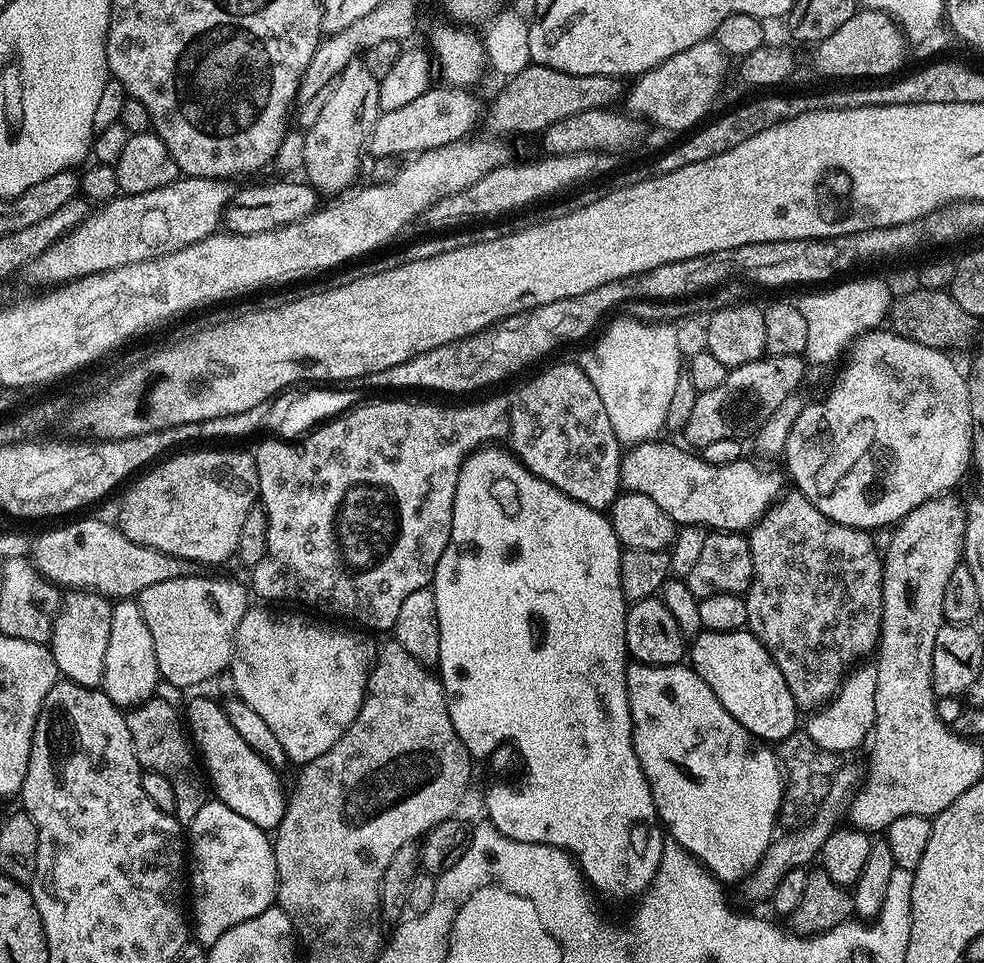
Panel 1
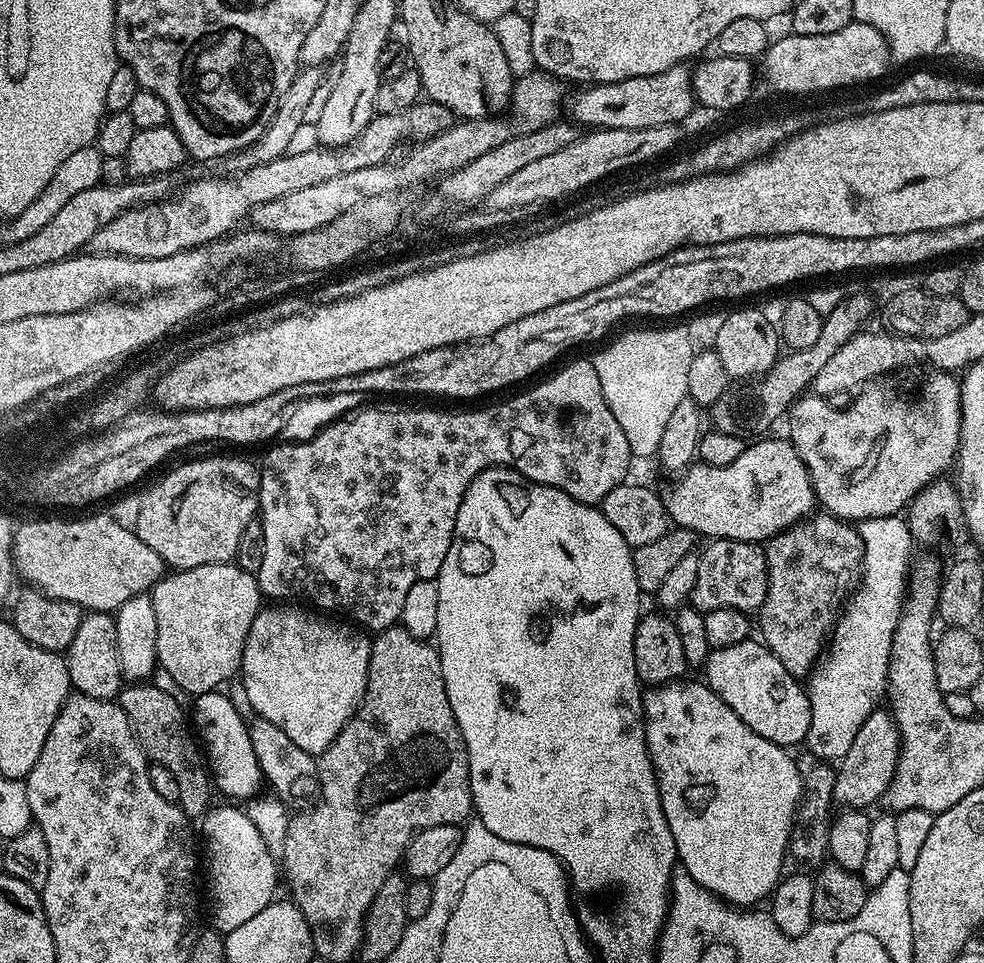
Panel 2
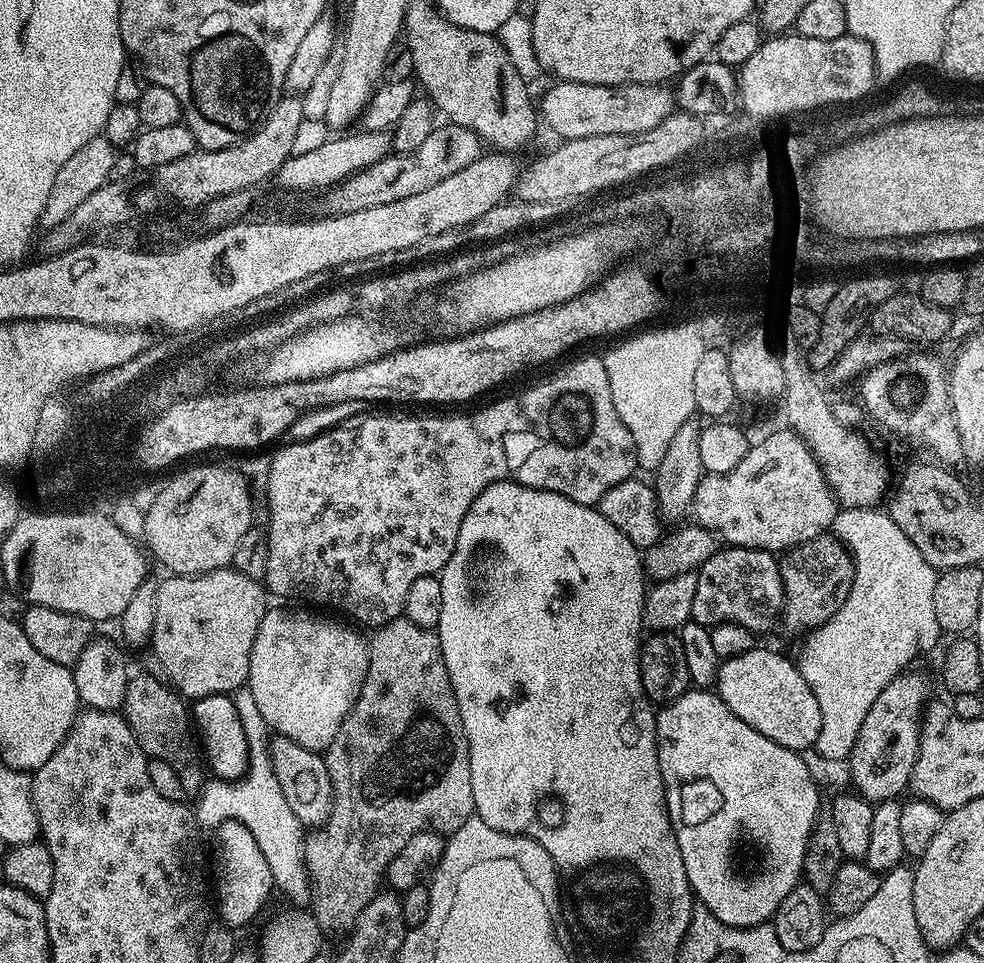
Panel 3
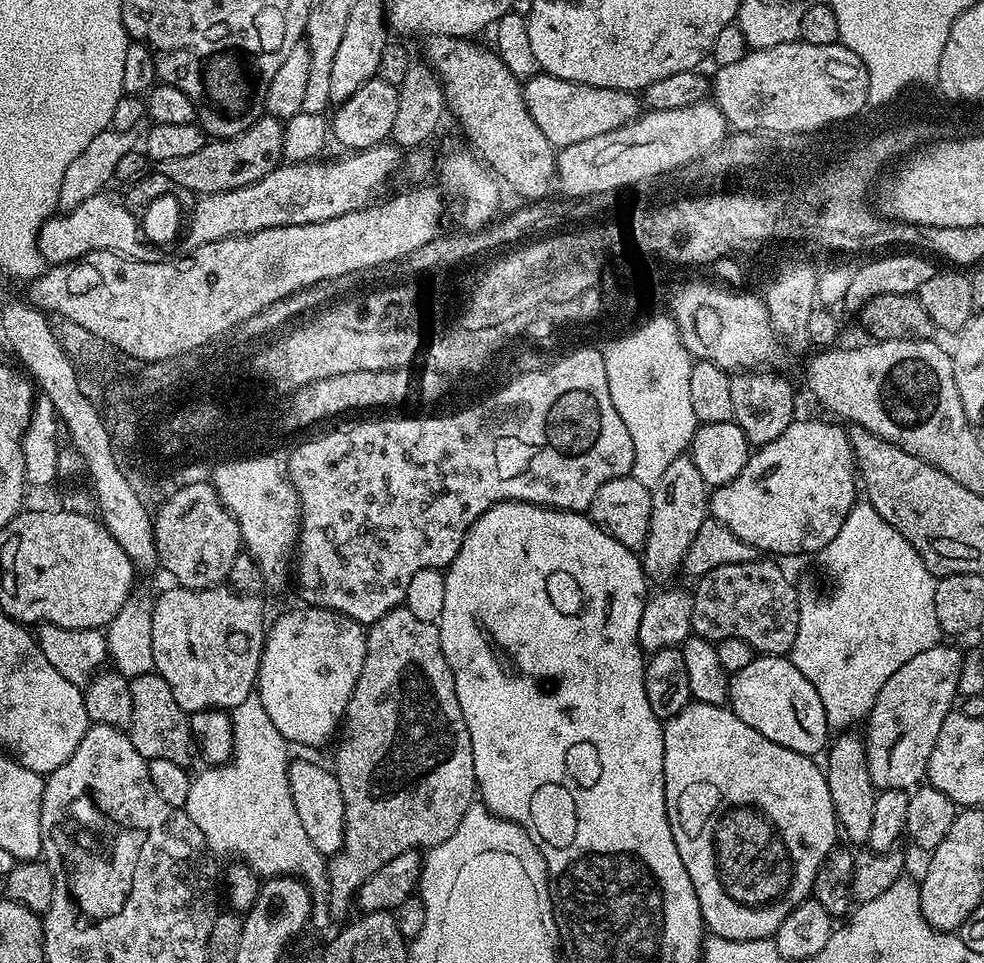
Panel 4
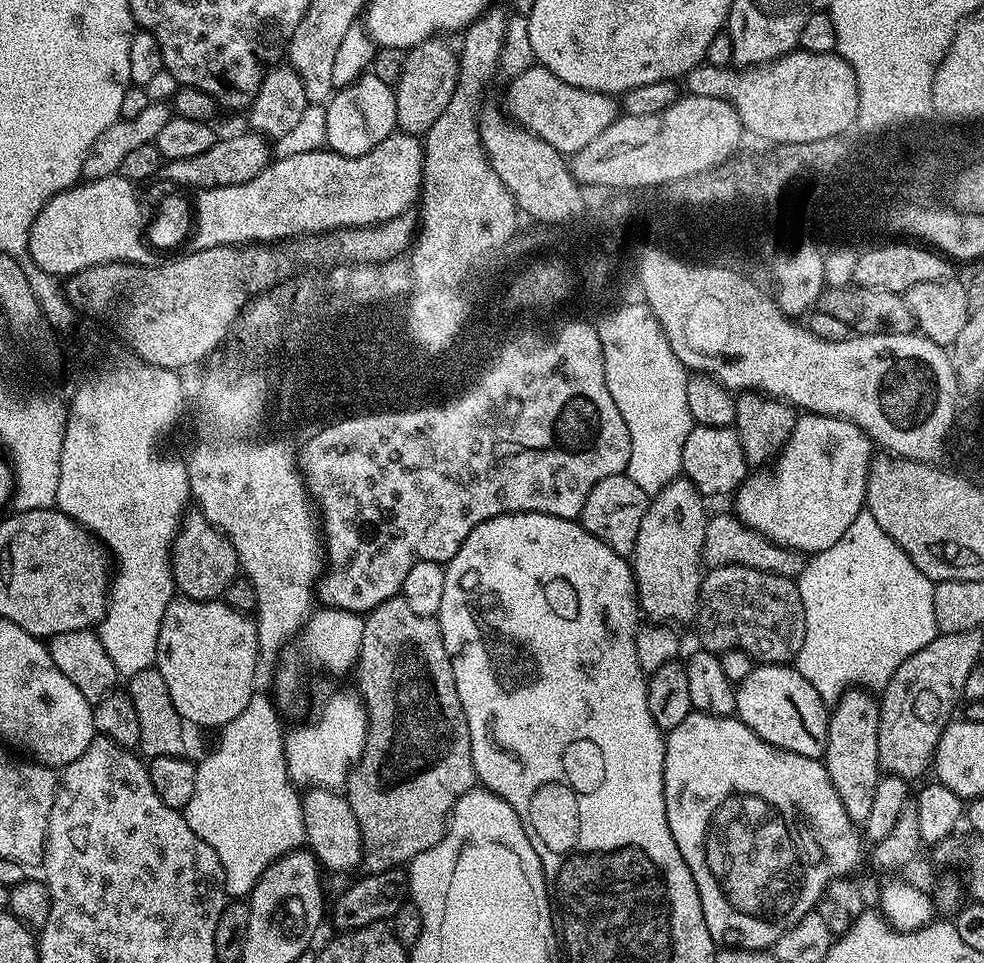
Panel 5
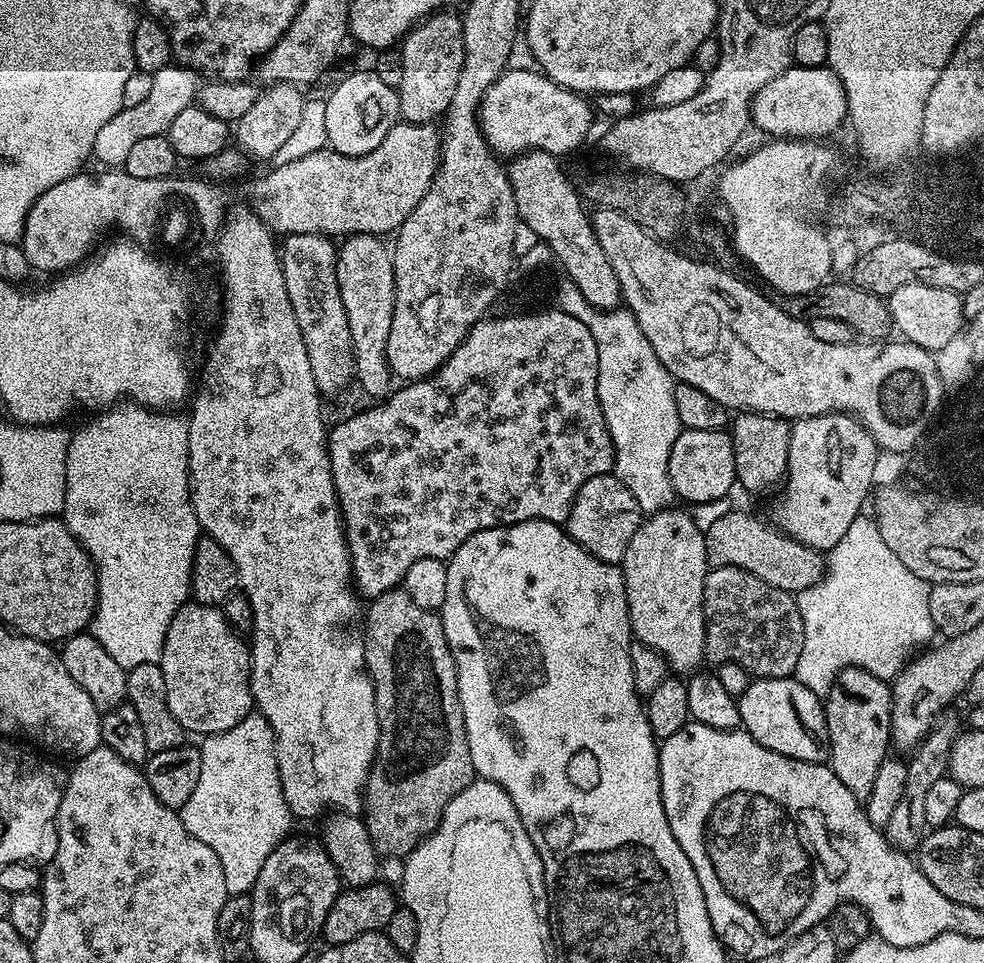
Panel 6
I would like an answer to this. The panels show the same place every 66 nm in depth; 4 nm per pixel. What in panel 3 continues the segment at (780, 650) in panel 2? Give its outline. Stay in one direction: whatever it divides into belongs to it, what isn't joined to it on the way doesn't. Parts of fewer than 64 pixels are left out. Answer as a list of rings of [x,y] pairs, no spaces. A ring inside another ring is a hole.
[[[825,534],[783,553],[780,573],[784,587],[782,624],[792,632],[804,634],[826,623],[842,606],[855,576],[853,554],[843,541],[832,534]]]

